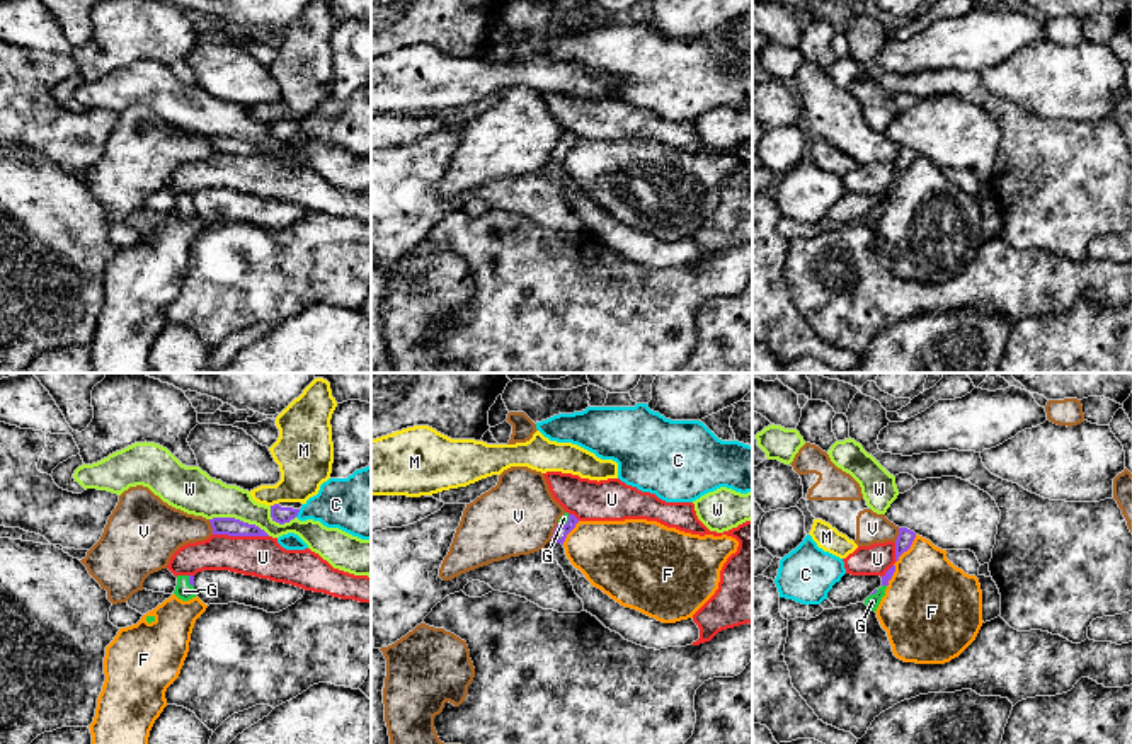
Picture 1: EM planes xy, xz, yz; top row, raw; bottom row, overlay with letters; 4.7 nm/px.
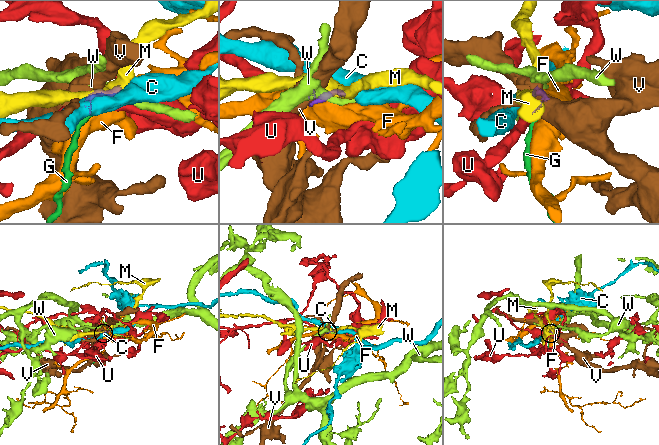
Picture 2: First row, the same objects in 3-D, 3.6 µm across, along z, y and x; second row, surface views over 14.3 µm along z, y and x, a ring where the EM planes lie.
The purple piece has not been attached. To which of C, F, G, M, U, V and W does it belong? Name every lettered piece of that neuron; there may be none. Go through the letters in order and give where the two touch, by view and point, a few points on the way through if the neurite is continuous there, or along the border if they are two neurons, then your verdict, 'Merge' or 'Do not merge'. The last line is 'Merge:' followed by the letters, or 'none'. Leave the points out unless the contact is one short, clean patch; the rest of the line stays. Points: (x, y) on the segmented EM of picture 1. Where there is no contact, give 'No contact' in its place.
C: Touches purple at xy (298, 511). Boundary: xy (300, 509), (295, 516). Do not merge
F: Touches purple at yz (897, 559). Boundary: yz (916, 535), (894, 564), (894, 574), (887, 586). Do not merge
G: Touches purple at xz (567, 521). Path across: xz (560, 533), (567, 521), (564, 518). Merge
M: Touches purple at xy (274, 504). Boundary: xy (278, 503), (271, 506). Do not merge
U: Touches purple at xy (240, 535). Do not merge
V: Touches purple at xy (211, 526). Boundary: xy (208, 520), (213, 533). Do not merge
W: Touches purple at xy (239, 520). Boundary: xy (210, 518), (239, 518), (257, 525), (269, 535). Do not merge
Merge: G

